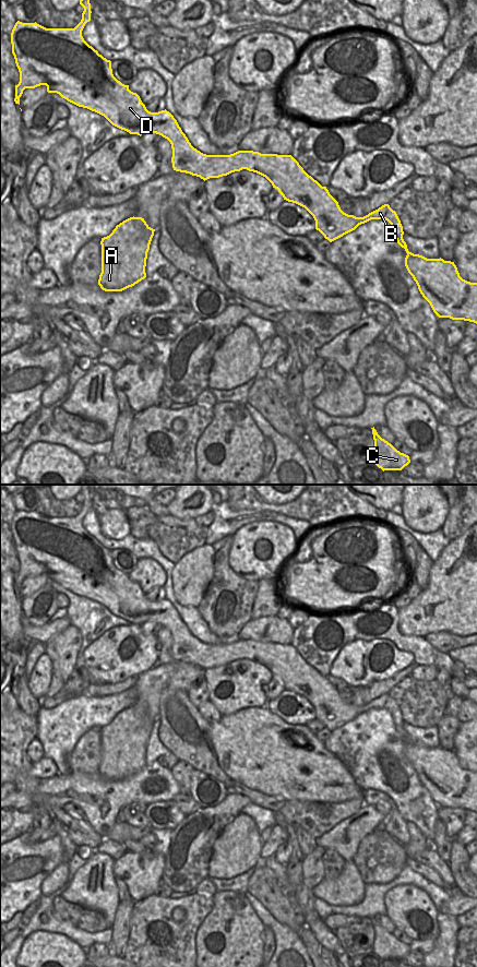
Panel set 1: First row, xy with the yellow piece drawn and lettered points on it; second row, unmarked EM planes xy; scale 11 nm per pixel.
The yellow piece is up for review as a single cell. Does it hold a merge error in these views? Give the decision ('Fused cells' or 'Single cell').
Single cell

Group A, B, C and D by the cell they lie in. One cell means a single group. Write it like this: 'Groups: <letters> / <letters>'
Groups: A B C D

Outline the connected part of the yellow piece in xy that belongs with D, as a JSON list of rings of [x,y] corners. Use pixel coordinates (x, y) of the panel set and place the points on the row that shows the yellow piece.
[[[80,0],[84,8],[81,22],[74,28],[46,28],[35,23],[17,21],[11,33],[12,53],[20,72],[20,82],[15,85],[15,104],[20,105],[20,97],[25,88],[47,86],[48,93],[57,93],[68,102],[87,108],[104,116],[112,126],[142,135],[156,133],[167,139],[172,148],[172,168],[176,171],[200,177],[204,181],[219,178],[235,171],[247,169],[265,177],[284,200],[305,207],[315,220],[315,229],[330,242],[355,230],[359,225],[371,219],[387,220],[395,234],[397,243],[405,249],[405,266],[416,282],[422,297],[430,303],[439,318],[464,320],[477,324],[477,283],[470,283],[460,276],[454,262],[443,259],[427,259],[408,251],[403,239],[403,226],[395,211],[389,204],[363,217],[356,217],[344,213],[338,202],[330,194],[326,187],[322,187],[309,176],[291,155],[261,154],[253,151],[238,151],[230,155],[206,155],[194,148],[182,132],[174,116],[165,110],[151,112],[142,103],[140,96],[129,89],[129,85],[118,81],[111,69],[111,61],[104,58],[82,36],[82,31],[91,21],[90,0]]]

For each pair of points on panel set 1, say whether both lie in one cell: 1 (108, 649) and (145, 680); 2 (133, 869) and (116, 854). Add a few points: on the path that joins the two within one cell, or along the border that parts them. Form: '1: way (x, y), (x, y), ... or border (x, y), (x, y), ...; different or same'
1: border (152, 668), (142, 671), (135, 677); different
2: border (127, 850), (115, 860); different

